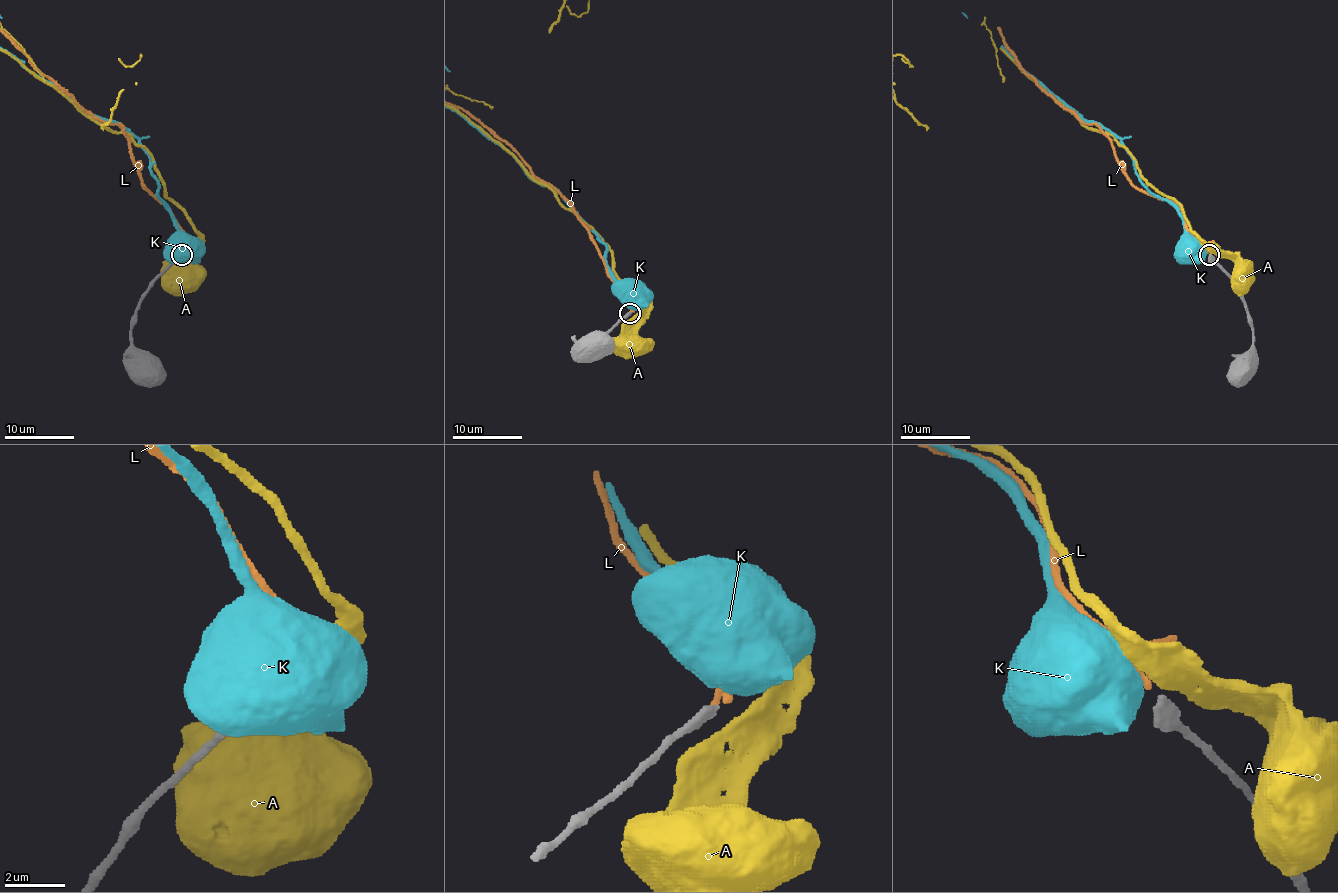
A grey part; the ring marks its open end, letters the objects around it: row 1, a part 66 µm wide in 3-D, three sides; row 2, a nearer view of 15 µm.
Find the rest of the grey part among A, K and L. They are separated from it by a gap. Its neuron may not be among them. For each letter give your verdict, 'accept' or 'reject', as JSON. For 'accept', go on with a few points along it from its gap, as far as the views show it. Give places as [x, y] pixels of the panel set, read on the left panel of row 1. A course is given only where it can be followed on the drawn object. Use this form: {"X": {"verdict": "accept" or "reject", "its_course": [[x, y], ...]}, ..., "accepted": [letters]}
{"A": {"verdict": "reject"}, "K": {"verdict": "reject"}, "L": {"verdict": "accept"}, "accepted": ["L"]}

